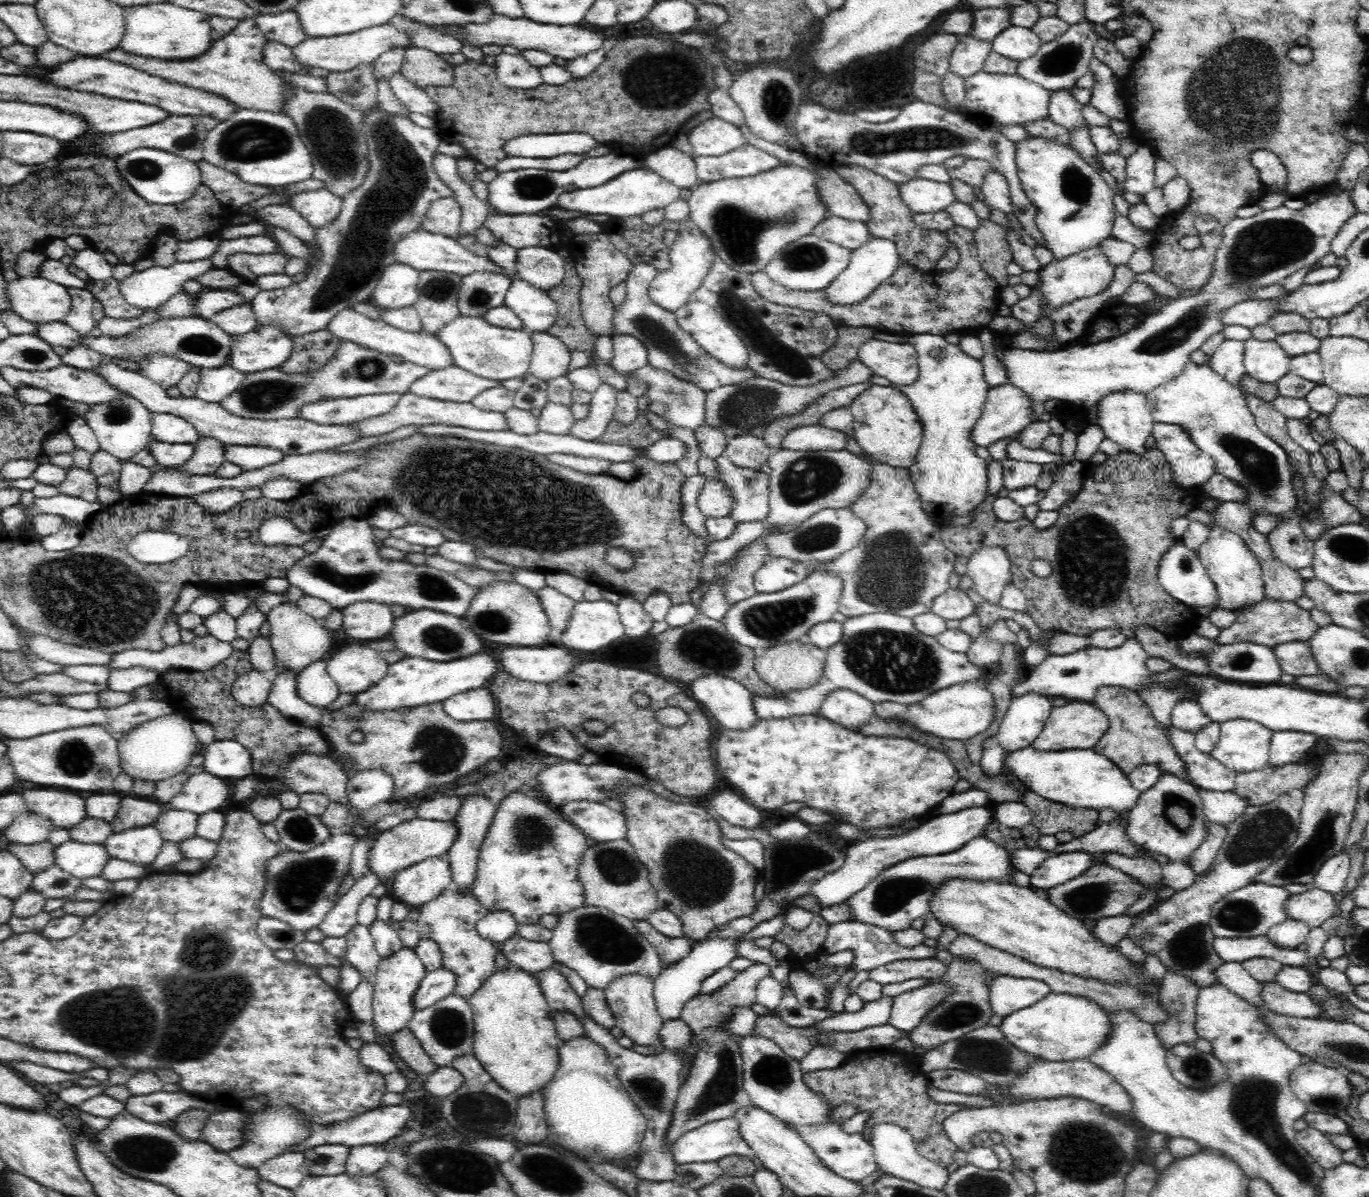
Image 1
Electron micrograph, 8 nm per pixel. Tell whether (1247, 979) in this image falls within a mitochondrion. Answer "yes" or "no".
no

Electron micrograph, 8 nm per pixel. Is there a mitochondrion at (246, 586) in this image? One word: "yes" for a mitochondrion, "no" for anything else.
no

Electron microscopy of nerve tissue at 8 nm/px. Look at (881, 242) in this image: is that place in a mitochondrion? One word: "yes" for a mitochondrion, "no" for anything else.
no

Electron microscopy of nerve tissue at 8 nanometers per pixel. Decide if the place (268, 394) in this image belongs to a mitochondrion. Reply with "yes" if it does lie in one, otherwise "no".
yes

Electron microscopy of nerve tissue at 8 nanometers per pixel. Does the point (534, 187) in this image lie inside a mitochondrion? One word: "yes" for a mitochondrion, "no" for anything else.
yes

